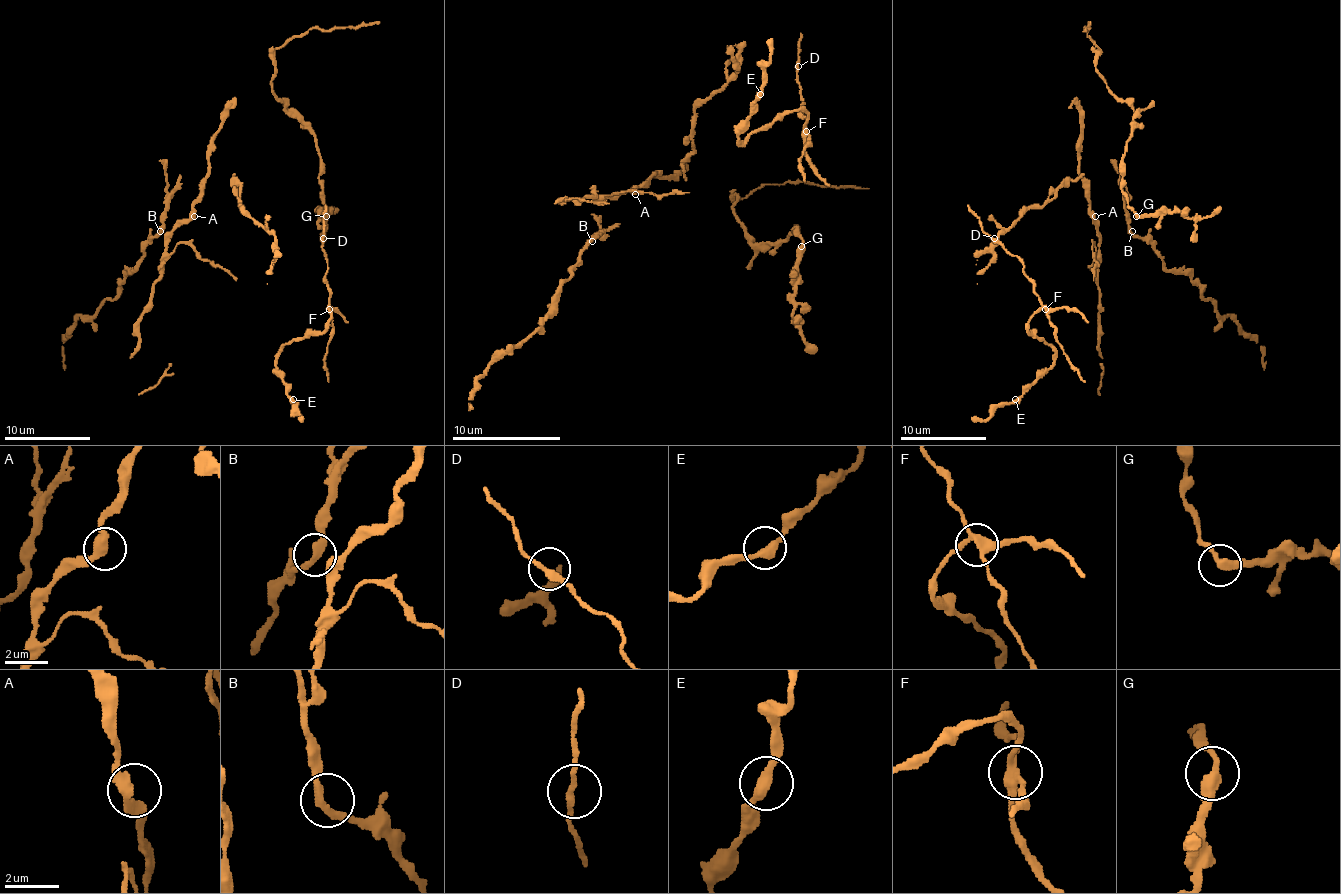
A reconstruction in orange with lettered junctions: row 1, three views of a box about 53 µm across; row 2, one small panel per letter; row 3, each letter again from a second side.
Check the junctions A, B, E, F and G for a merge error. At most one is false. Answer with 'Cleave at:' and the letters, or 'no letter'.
Cleave at: F

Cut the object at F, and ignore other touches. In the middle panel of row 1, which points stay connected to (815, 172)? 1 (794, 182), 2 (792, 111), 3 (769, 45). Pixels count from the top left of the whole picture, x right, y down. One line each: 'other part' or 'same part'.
1: same part
2: same part
3: same part

